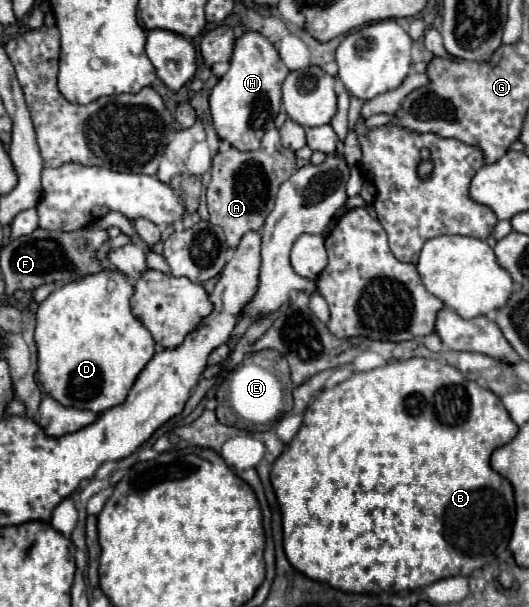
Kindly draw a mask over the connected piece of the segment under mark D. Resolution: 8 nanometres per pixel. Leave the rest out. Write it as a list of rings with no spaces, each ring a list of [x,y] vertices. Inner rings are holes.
[[[118,270],[90,274],[82,282],[70,282],[56,288],[36,310],[36,348],[38,348],[38,380],[42,390],[66,408],[90,410],[102,414],[112,406],[124,404],[136,376],[154,356],[154,338],[132,316],[130,298],[134,288]]]

